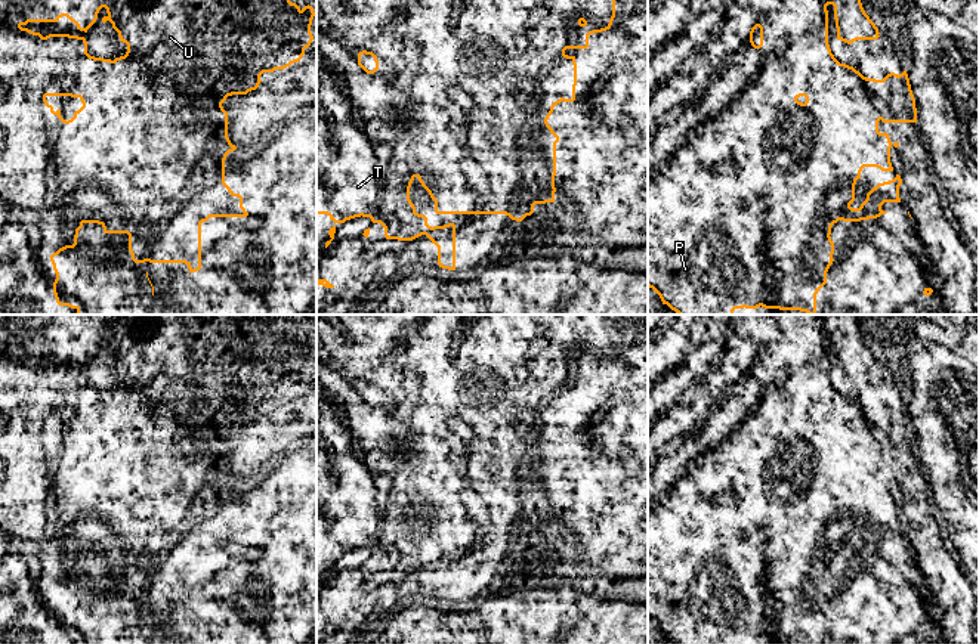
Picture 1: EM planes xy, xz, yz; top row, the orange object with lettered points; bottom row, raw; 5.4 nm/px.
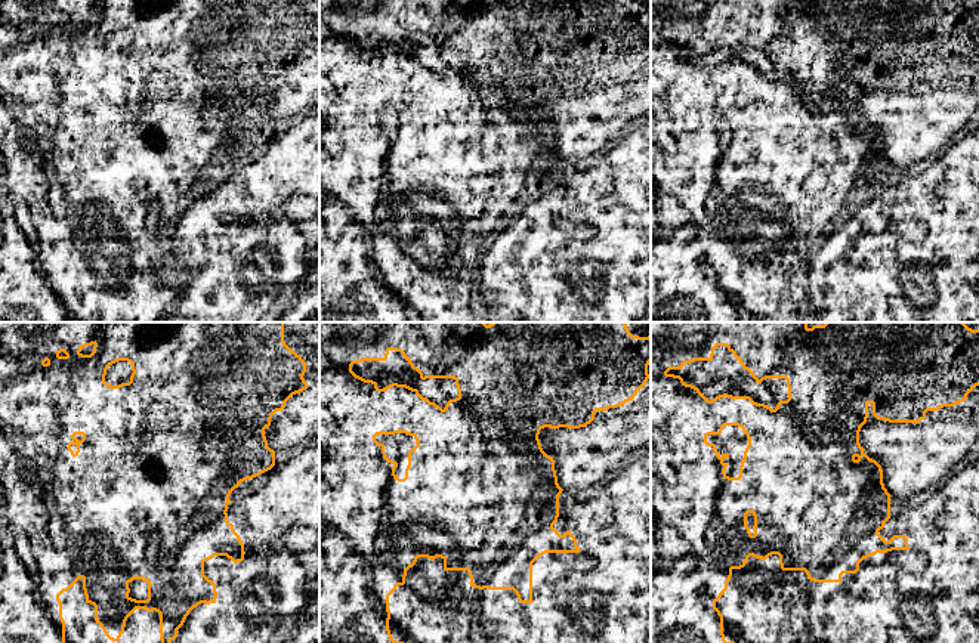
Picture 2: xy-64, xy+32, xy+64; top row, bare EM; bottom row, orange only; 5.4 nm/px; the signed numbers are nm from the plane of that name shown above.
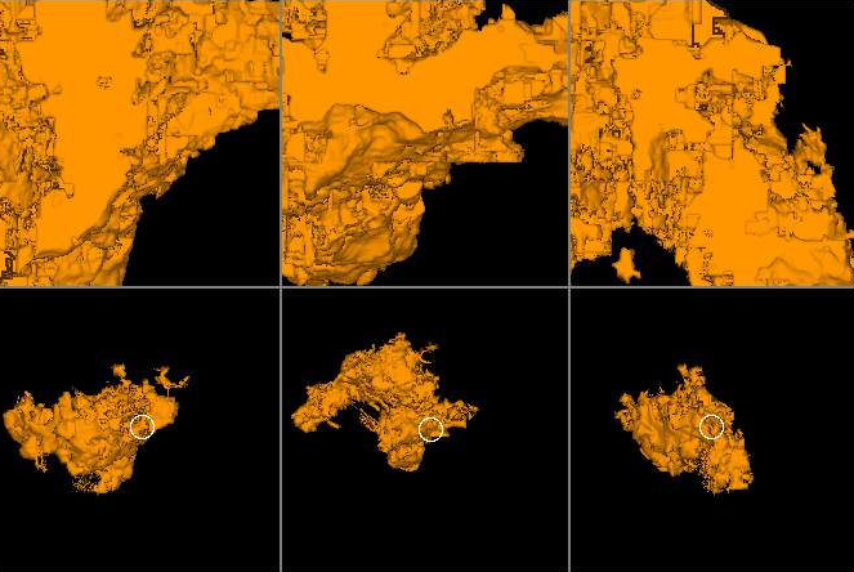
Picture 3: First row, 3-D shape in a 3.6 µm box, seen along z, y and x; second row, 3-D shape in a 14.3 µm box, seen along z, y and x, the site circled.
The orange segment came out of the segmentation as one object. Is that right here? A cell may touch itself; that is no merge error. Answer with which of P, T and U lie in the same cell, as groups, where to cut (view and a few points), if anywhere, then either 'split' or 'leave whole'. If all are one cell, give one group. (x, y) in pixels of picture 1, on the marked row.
groups P T U; cut none; leave whole

